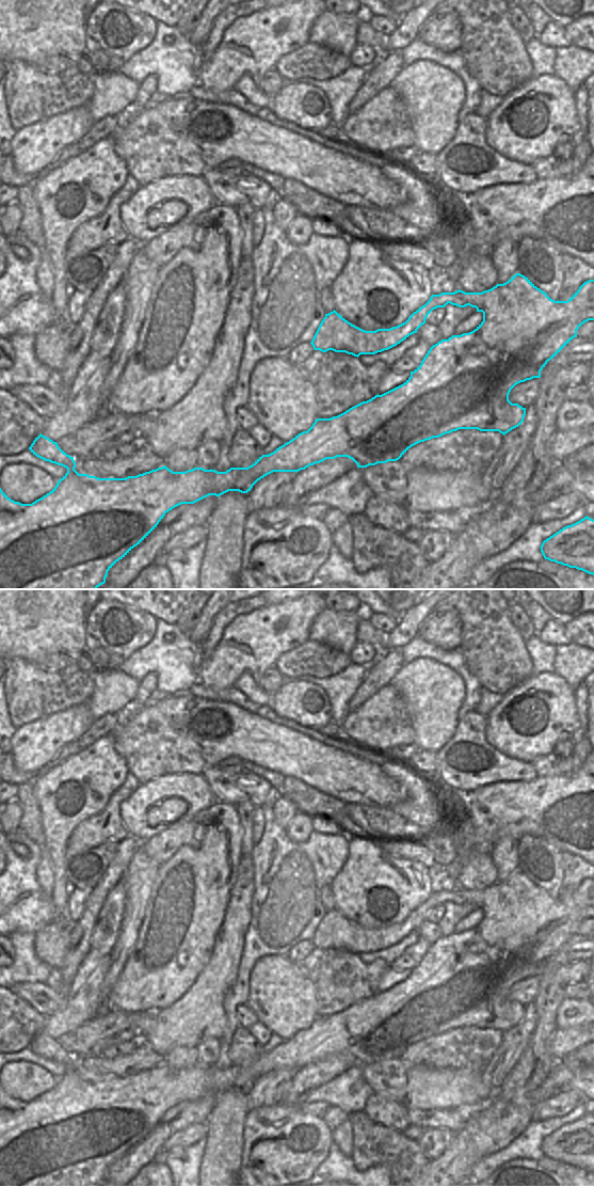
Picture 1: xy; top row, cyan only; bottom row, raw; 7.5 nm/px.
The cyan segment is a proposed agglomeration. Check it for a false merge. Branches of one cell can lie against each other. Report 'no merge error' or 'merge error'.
no merge error

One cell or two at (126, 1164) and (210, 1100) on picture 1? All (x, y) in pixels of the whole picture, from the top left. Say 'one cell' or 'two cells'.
one cell

